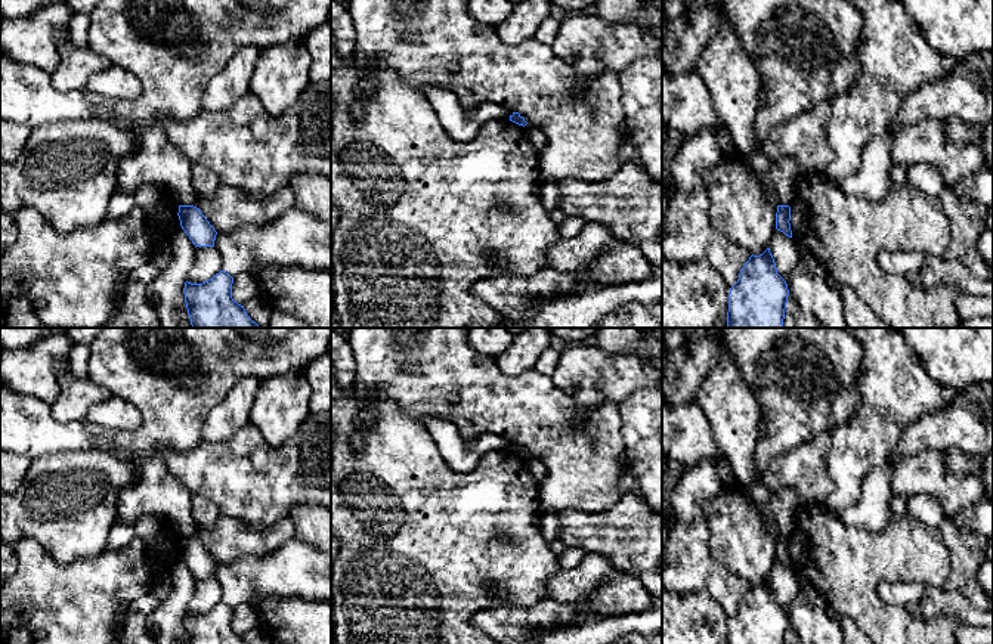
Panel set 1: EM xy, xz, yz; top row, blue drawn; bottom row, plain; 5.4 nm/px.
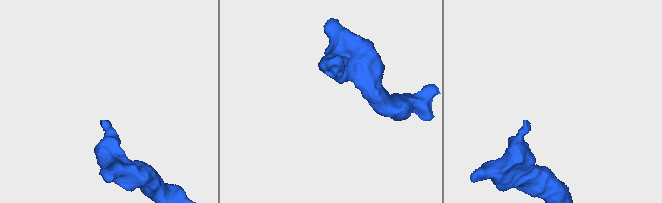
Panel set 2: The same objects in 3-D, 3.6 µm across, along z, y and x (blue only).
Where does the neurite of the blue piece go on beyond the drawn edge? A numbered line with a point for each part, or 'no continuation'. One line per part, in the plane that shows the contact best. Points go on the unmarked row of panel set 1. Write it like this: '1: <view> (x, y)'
no continuation

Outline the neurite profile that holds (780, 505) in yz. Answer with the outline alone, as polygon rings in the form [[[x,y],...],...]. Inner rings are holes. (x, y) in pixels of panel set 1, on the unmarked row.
[[[733,486],[745,499],[762,513],[768,513],[776,520],[779,536],[789,536],[794,530],[795,511],[802,505],[801,496],[795,490],[782,489],[768,492],[770,498],[765,502],[757,502],[748,493],[745,486]]]

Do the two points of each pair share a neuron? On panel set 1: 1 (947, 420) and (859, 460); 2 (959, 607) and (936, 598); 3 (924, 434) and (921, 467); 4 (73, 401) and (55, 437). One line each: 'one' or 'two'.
1: two
2: one
3: two
4: two

